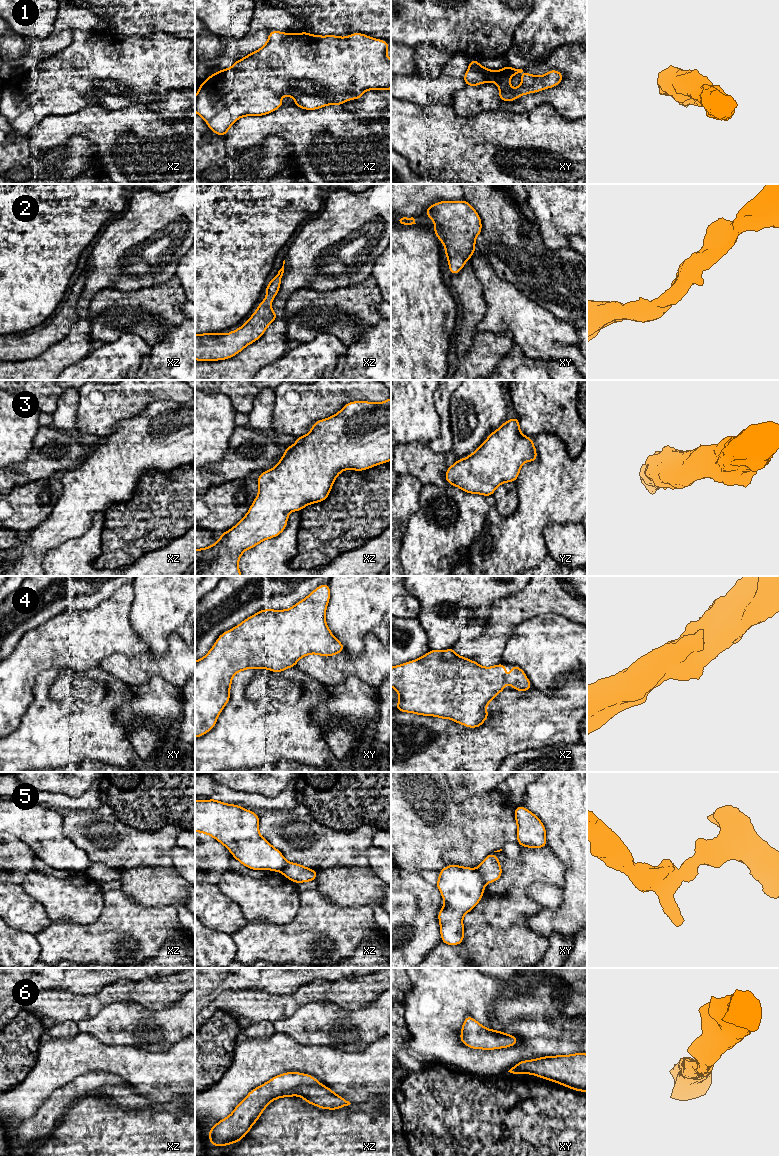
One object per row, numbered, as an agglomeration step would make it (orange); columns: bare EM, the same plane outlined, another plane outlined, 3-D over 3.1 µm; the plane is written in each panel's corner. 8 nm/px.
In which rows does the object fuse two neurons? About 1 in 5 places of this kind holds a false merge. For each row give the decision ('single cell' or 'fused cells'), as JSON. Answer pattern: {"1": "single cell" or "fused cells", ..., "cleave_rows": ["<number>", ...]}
{"1": "single cell", "2": "single cell", "3": "single cell", "4": "single cell", "5": "fused cells", "6": "single cell", "cleave_rows": ["5"]}

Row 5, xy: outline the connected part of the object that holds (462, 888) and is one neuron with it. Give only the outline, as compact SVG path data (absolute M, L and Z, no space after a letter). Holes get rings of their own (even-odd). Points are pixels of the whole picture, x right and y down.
M450 864L439 871L439 879L435 885L444 900L444 906L438 912L442 943L459 945L464 940L463 917L482 899L485 883L477 869Z

